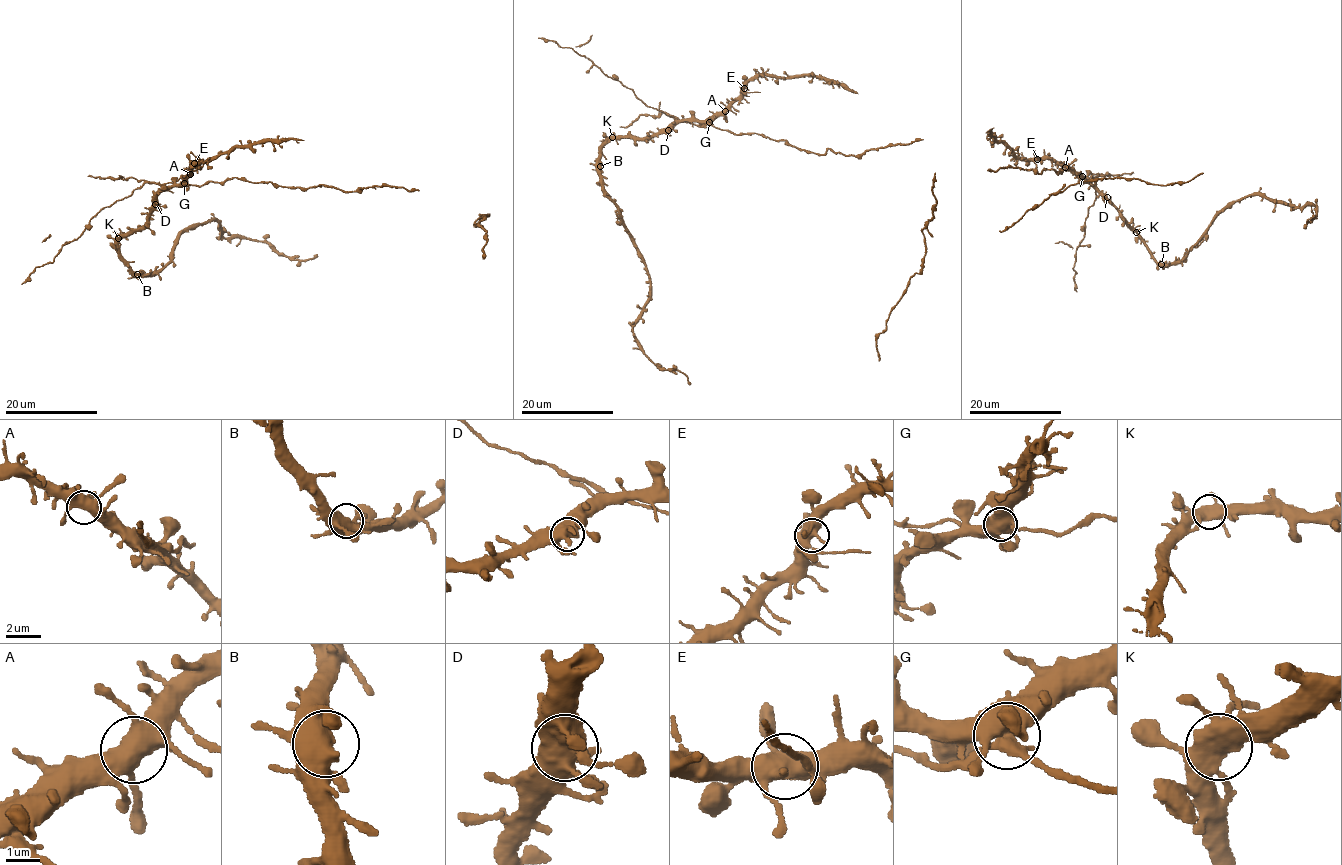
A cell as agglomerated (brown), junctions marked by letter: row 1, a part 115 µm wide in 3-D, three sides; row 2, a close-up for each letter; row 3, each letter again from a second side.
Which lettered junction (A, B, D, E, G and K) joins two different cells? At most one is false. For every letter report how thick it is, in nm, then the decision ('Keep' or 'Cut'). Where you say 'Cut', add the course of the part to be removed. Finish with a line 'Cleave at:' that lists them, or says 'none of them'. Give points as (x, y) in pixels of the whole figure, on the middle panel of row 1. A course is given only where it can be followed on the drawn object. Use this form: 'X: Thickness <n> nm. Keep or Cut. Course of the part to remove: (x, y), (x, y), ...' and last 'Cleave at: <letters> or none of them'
A: Thickness 480 nm. Keep
B: Thickness 480 nm. Keep
D: Thickness 550 nm. Keep
E: Thickness 480 nm. Keep
G: Thickness 500 nm. Cut. Course of the part to remove: (709, 122), (736, 135), (786, 140), (819, 154), (830, 148), (856, 156), (923, 140)
K: Thickness 500 nm. Keep
Cleave at: G

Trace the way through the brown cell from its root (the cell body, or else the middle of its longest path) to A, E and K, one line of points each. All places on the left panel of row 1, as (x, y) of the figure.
A: (238, 179), (185, 185), (190, 174)
E: (238, 179), (185, 185), (194, 163)
K: (238, 179), (162, 188), (141, 227), (119, 238)

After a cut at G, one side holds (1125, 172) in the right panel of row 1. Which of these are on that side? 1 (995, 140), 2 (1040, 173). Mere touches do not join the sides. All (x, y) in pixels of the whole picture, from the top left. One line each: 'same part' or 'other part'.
1: other part
2: same part

